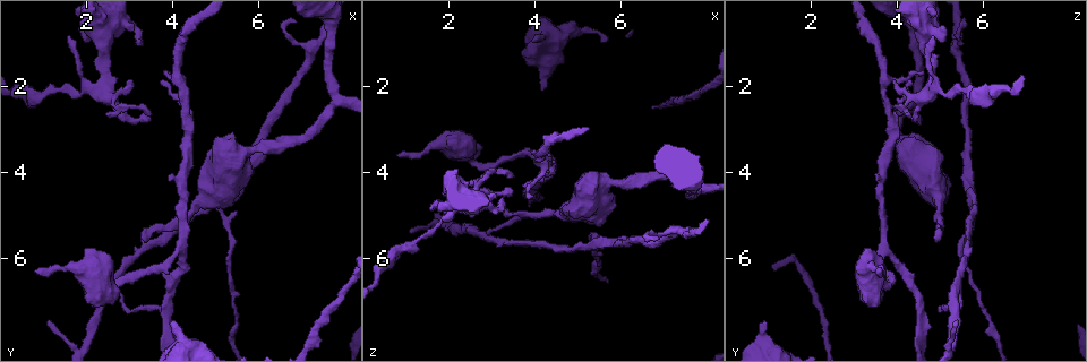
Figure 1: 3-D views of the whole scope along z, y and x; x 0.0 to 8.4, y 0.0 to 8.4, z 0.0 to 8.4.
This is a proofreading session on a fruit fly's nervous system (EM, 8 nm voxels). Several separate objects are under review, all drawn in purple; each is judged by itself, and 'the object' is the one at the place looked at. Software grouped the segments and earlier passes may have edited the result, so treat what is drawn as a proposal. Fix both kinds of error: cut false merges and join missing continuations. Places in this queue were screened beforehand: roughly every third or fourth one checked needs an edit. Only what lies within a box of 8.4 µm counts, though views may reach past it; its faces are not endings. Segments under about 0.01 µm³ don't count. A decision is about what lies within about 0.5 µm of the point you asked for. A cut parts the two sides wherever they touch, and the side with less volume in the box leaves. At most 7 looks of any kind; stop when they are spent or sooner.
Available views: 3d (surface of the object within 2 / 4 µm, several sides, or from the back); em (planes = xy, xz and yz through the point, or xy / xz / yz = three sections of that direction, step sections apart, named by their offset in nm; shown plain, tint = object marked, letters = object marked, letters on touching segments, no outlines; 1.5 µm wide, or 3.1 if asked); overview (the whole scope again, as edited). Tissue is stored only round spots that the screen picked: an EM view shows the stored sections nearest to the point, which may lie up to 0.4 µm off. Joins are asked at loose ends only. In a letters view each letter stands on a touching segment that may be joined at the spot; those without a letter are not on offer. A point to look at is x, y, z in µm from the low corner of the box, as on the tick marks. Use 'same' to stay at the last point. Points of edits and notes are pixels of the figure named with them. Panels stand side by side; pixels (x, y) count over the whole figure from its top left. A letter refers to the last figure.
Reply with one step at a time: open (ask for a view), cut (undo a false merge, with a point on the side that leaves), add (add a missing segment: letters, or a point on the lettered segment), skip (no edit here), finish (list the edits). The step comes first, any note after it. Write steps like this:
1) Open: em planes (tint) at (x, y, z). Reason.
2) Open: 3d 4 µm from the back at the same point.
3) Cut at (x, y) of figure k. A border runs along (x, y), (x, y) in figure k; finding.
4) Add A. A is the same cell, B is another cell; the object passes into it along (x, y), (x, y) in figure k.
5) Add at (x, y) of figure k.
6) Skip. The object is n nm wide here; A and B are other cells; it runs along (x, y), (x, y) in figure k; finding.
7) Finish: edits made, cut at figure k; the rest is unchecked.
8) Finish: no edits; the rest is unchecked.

Open: 3d 2 µm at (3.30, 5.65, 4.90). End of a long branch.

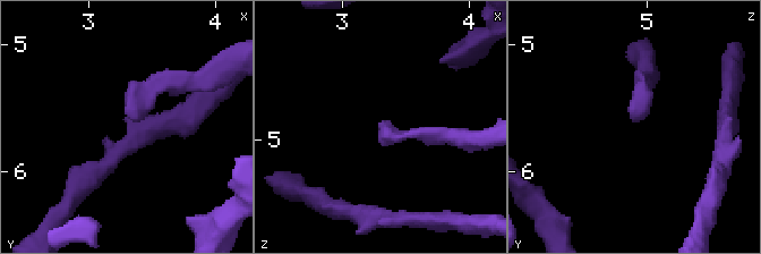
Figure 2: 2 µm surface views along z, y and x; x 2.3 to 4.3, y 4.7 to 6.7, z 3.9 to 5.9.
Open: em planes (letters) at (3.34, 5.58, 4.90).

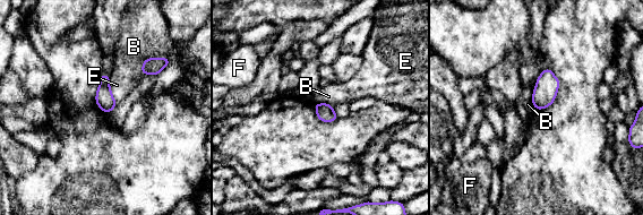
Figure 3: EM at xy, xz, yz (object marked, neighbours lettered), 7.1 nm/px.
Skip. The object is 120 nm wide here; the longest contact is with B, 200 nm; B, E and F are other cells; no lettered segment goes on from it.

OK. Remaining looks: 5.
Open: 3d 4 µm at (3.05, 1.90, 3.85). Thin end.

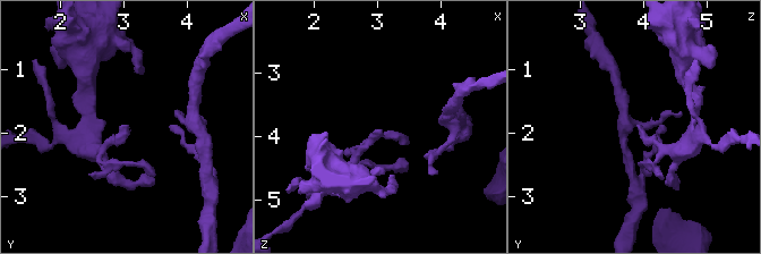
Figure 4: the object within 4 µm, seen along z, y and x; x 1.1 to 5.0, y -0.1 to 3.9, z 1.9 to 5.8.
Open: em xy step 8 (tint) at (3.05, 1.80, 3.95).

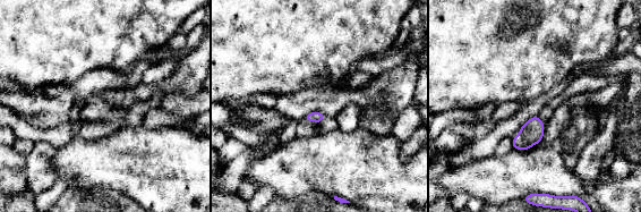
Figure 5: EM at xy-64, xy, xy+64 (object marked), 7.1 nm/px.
Open: em planes (letters) at the same point.

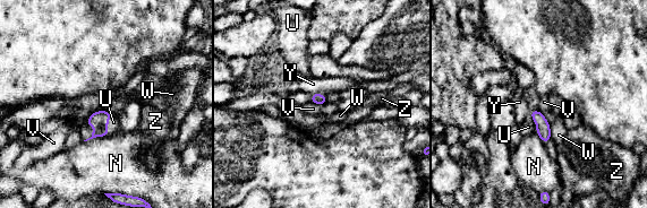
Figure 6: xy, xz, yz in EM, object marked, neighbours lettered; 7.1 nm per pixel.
Add at (113, 122) of figure 6. The object is 80 nm wide here; U is the same cell, N, V, W, Y and Z are other cells; the object passes into it along (99, 120), (107, 124), (113, 122) in figure 6; it goes on there.

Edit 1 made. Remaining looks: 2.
Open: em planes (letters) at (4.00, 7.45, 0.90). Free end.

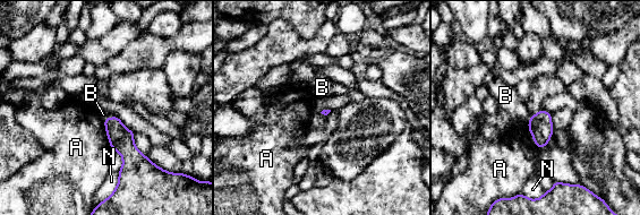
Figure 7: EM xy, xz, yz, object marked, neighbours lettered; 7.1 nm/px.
Skip. The longest contact is with A, 220 nm; A, B and N are other cells; a border runs along (102, 120), (109, 145), (112, 148) in figure 7; no lettered segment goes on from it.

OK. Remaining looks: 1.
Finish: edits made, add at figure 6; the rest is unchecked.

